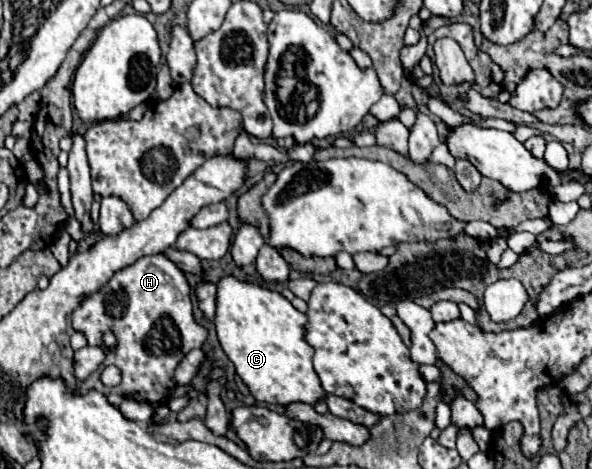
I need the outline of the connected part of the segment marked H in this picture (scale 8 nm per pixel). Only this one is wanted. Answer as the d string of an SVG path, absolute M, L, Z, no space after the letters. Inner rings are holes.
M164 254L140 258L118 270L98 292L84 296L80 306L72 312L72 328L82 332L90 346L100 346L100 334L106 330L112 330L118 338L118 348L112 352L106 350L104 366L86 378L80 392L94 388L106 396L116 392L144 402L166 402L170 398L174 368L186 352L200 348L208 336L206 328L200 328L194 320L186 276ZM110 364L122 374L122 382L114 388L104 386L100 380L102 370Z

